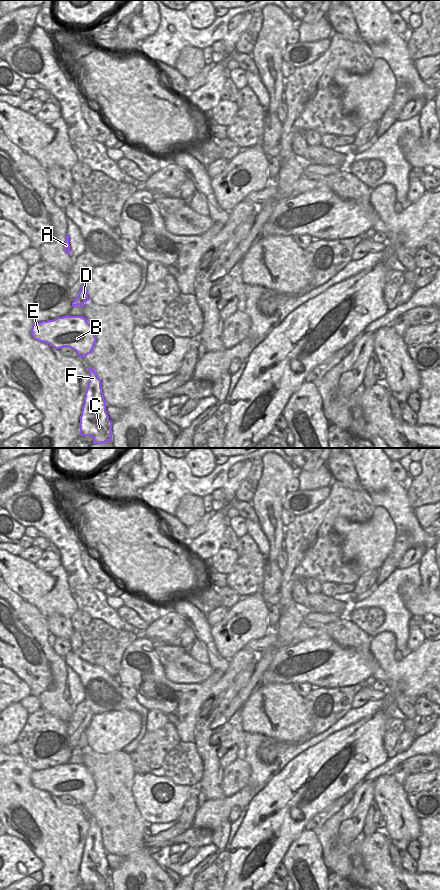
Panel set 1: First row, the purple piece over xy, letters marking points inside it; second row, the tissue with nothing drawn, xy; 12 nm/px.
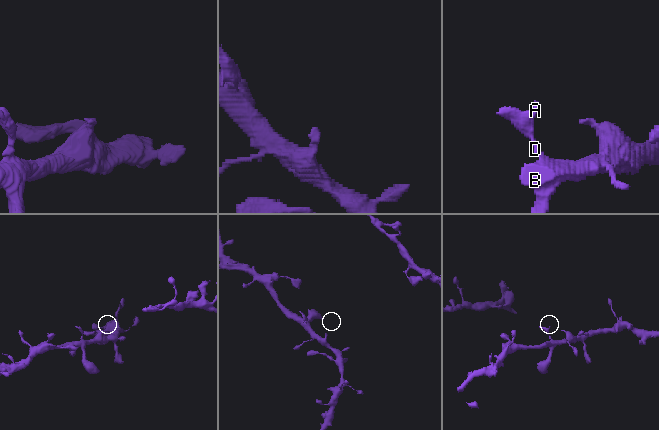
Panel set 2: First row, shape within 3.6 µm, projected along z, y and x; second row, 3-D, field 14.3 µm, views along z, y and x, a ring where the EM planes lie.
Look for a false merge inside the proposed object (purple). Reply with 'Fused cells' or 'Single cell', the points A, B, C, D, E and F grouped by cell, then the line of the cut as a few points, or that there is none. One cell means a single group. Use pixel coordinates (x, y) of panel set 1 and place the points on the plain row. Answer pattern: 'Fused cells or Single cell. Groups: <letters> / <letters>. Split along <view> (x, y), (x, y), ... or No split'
Fused cells. Groups: A / B C D E F. Split along xy (85, 736), (81, 737).

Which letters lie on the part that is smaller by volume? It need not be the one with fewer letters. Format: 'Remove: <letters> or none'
Remove: A

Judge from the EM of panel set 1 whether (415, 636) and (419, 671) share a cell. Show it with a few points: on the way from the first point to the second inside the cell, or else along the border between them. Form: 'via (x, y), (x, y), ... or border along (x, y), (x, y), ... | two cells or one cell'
border along (425, 639), (411, 651) | two cells

